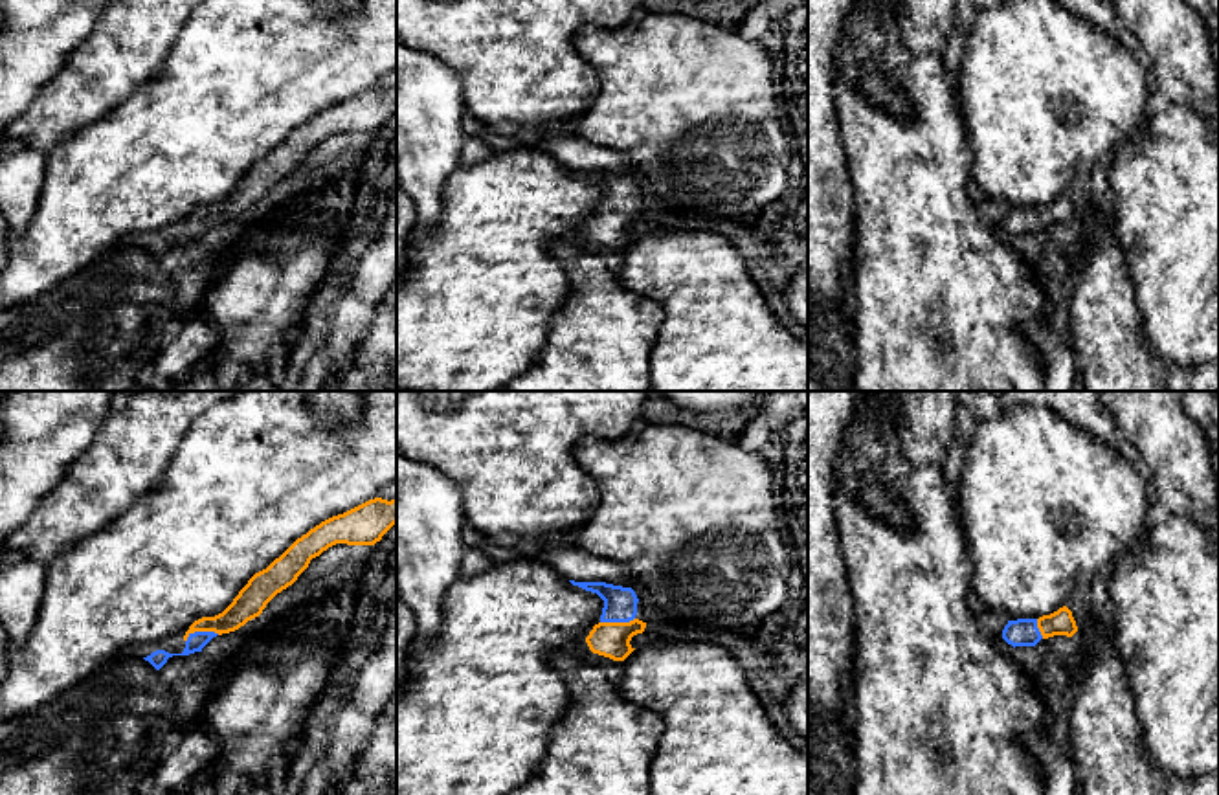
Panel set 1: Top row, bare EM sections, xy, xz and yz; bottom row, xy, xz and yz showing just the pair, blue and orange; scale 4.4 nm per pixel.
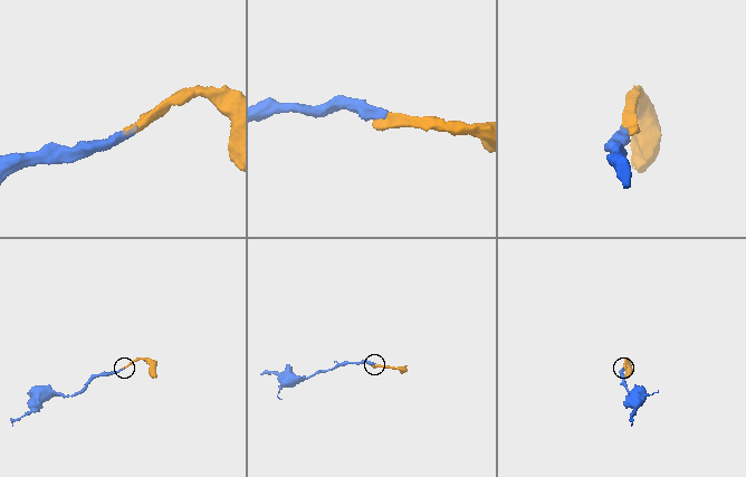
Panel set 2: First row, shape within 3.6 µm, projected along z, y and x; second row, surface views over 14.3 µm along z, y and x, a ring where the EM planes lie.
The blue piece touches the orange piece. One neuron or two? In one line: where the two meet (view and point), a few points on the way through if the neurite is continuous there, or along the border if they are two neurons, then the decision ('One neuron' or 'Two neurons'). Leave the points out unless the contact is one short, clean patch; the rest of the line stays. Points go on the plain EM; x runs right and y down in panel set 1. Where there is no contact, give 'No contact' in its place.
Touches blue at xy (201, 221). Path across: xy (199, 228), (201, 221), (228, 210), (248, 193). One neuron

